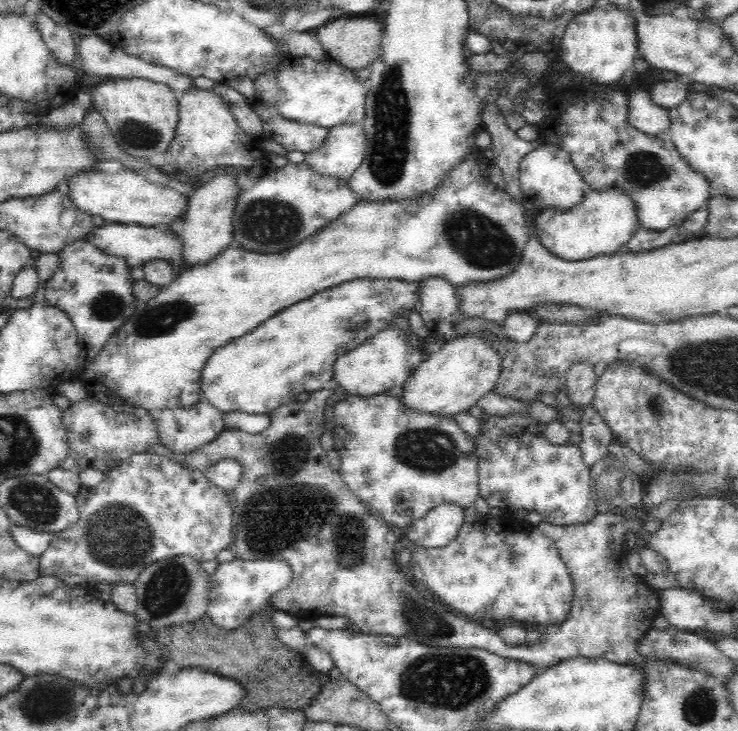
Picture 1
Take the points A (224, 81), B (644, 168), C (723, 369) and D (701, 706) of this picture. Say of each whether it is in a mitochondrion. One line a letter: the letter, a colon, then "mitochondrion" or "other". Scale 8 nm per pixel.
A: other
B: mitochondrion
C: mitochondrion
D: mitochondrion

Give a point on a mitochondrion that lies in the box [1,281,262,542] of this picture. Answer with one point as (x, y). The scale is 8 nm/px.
(36, 503)

